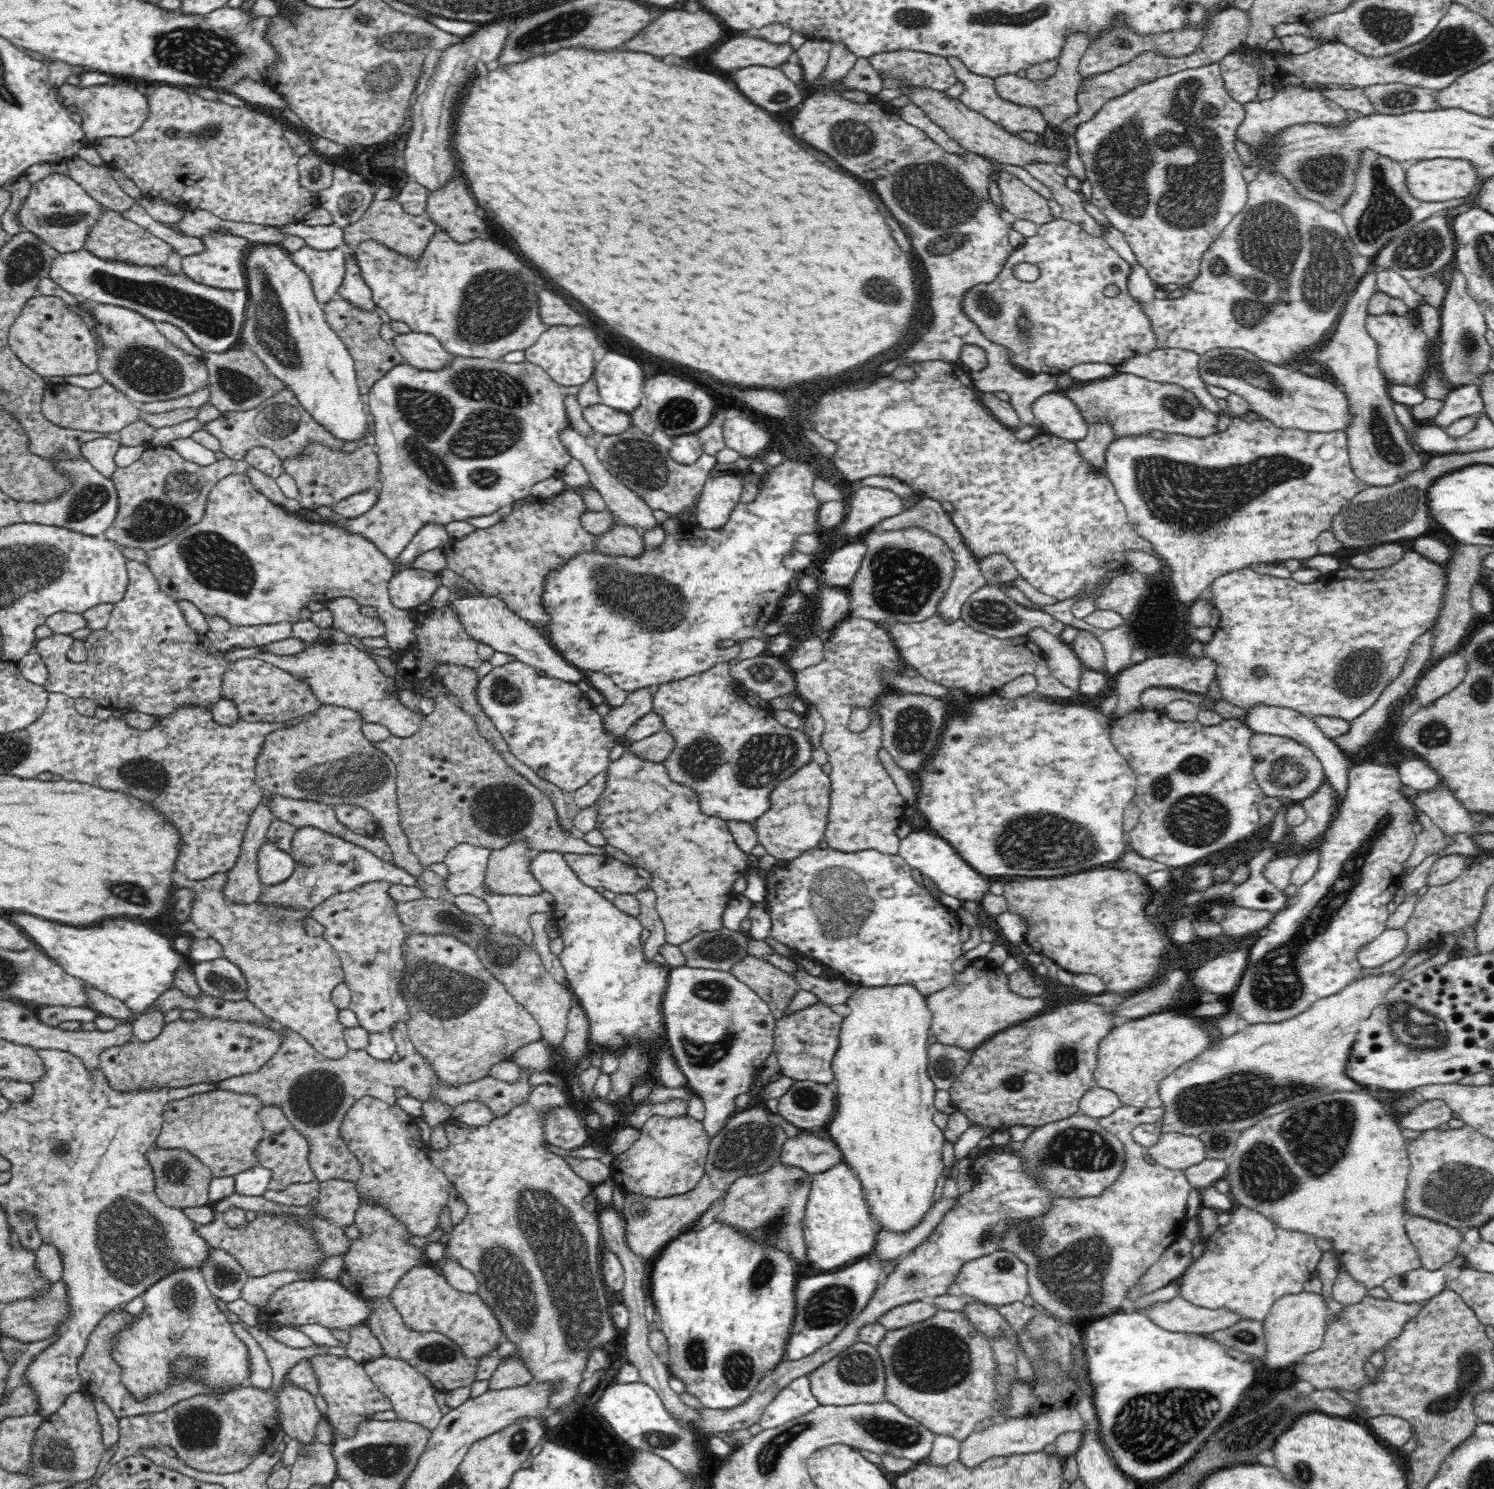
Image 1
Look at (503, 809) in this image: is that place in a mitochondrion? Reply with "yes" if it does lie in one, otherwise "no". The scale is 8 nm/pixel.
yes

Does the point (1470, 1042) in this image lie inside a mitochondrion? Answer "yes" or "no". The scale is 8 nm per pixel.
no

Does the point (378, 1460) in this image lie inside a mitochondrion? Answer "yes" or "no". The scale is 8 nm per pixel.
yes

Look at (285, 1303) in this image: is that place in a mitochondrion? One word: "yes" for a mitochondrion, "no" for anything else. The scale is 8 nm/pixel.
no

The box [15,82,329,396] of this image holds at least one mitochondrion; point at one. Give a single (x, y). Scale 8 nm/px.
(215, 321)

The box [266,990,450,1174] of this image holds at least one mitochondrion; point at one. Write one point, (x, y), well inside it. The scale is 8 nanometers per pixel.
(317, 1096)

